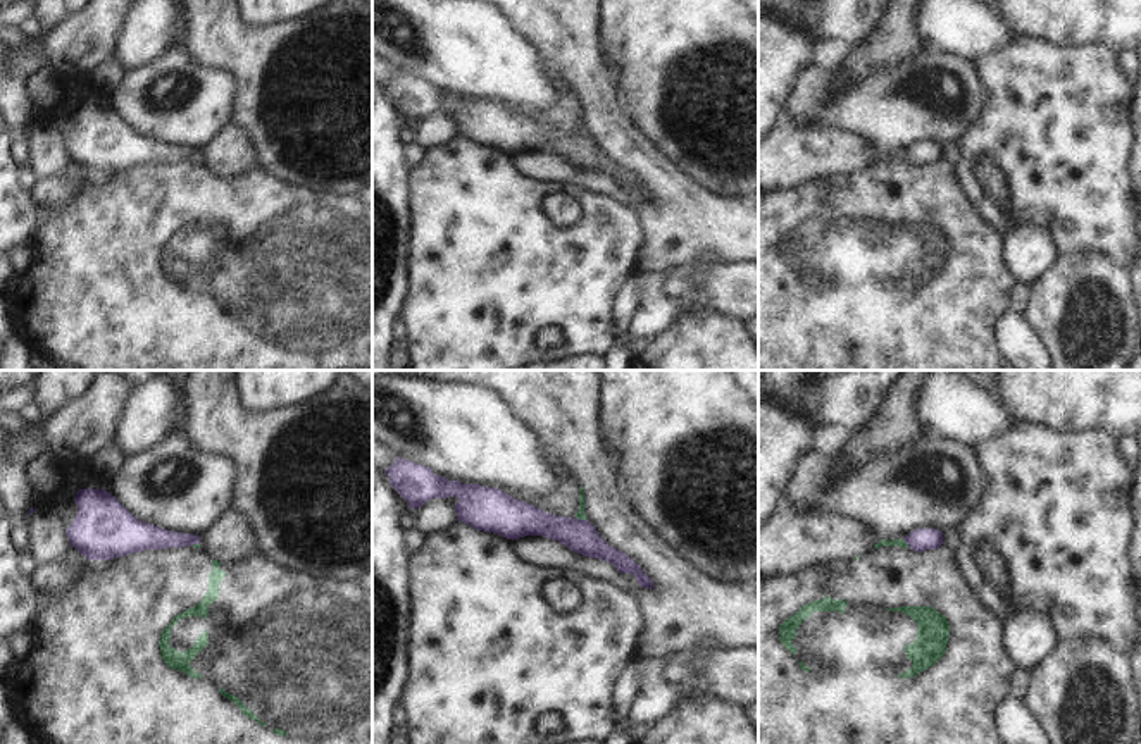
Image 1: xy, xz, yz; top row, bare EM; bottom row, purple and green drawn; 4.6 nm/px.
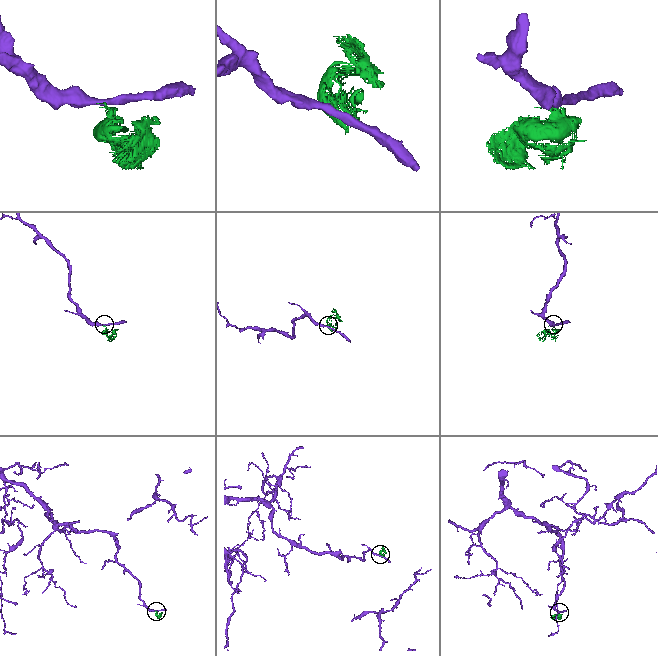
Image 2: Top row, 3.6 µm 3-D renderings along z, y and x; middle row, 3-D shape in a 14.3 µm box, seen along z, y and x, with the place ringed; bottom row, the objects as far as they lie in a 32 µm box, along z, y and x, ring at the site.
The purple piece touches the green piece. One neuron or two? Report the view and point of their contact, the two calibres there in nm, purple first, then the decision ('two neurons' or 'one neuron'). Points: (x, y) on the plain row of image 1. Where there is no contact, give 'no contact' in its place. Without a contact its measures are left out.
meets purple in xz at (581, 135); 160 nm thick on the purple side, 50 nm on the other; two neurons

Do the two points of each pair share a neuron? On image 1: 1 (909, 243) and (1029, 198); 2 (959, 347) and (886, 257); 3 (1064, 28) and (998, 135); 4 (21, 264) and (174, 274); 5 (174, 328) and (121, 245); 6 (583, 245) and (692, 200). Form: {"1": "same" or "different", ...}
{"1": "different", "2": "same", "3": "different", "4": "different", "5": "same", "6": "different"}

